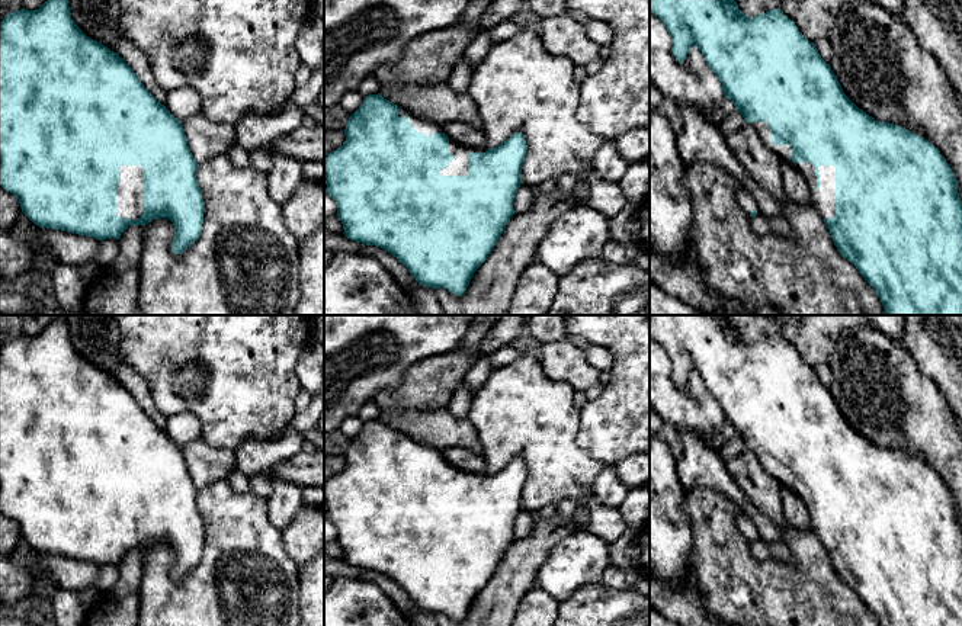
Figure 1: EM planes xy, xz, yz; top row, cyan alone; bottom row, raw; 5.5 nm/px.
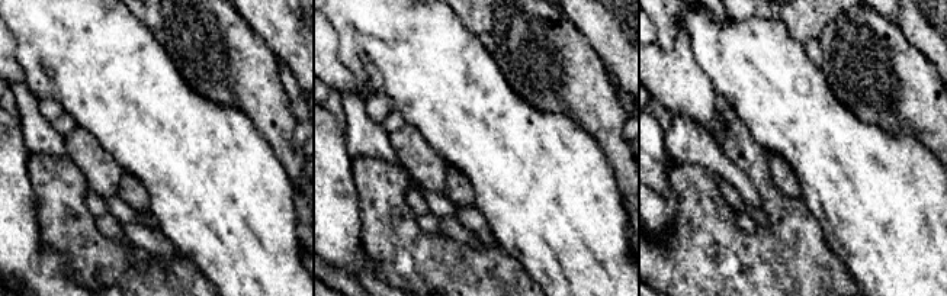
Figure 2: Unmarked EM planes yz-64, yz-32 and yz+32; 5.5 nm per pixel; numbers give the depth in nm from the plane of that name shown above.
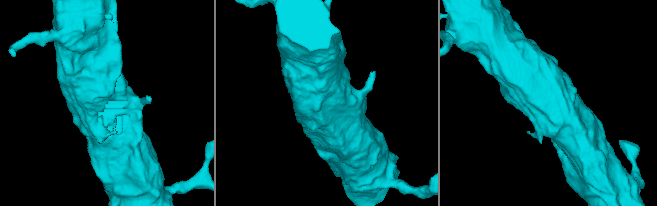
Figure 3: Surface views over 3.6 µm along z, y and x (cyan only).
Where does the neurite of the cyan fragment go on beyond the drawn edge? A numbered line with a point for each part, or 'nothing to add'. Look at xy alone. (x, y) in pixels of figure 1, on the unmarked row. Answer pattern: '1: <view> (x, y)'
1: xy (130, 519)

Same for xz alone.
1: xz (458, 491)

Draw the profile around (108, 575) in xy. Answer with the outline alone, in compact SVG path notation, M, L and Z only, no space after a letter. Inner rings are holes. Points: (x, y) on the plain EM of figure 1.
M113 564L102 565L93 585L96 587L100 595L106 594L115 587L119 575L121 574L119 574L118 565L113 565Z

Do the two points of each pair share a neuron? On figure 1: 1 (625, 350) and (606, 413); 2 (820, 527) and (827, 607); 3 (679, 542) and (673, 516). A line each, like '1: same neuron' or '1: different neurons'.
1: same neuron
2: different neurons
3: same neuron

